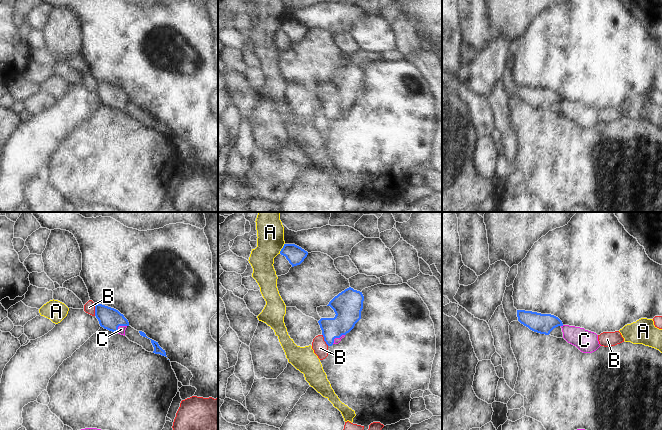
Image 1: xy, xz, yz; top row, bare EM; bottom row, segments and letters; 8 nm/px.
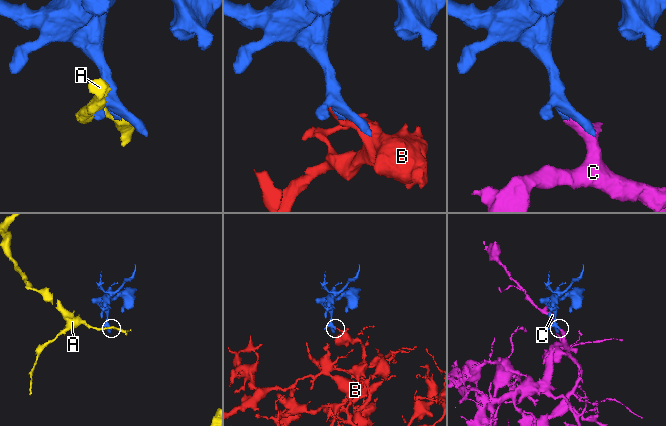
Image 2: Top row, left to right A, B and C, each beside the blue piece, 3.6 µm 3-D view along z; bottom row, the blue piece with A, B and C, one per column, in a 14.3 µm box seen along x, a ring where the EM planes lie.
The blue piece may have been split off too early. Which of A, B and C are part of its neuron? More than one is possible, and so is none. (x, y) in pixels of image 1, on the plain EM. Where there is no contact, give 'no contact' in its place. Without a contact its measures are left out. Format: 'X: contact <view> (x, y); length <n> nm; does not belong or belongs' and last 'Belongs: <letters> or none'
A: contact xz (282, 24); length 100 nm; does not belong
B: contact xy (95, 86); length 100 nm; does not belong
C: contact xy (119, 101); length 110 nm; belongs
Belongs: C

